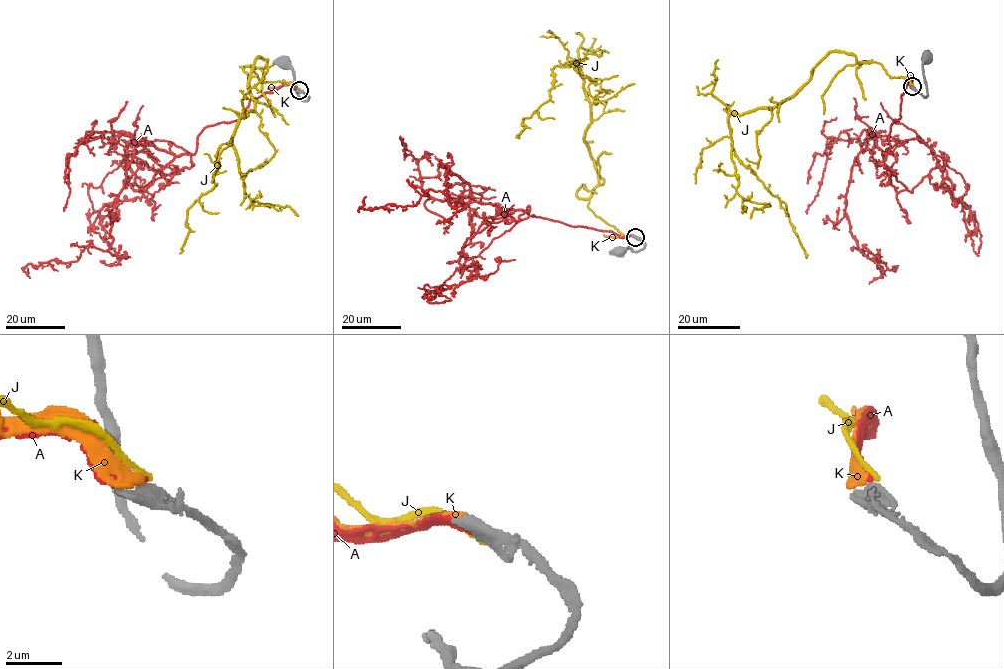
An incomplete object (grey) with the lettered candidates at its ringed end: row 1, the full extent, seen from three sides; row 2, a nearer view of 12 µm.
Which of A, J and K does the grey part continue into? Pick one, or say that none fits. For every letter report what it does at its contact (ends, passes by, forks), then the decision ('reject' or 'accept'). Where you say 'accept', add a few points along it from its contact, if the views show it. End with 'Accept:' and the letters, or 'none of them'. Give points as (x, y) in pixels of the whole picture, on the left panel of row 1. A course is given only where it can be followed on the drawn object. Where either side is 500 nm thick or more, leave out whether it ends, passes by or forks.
A: it ends; accept; course (299, 89), (283, 85), (206, 126), (193, 154), (133, 140), (111, 246), (28, 263), (30, 277)
J: it ends; reject
K: it ends; reject
Accept: A

